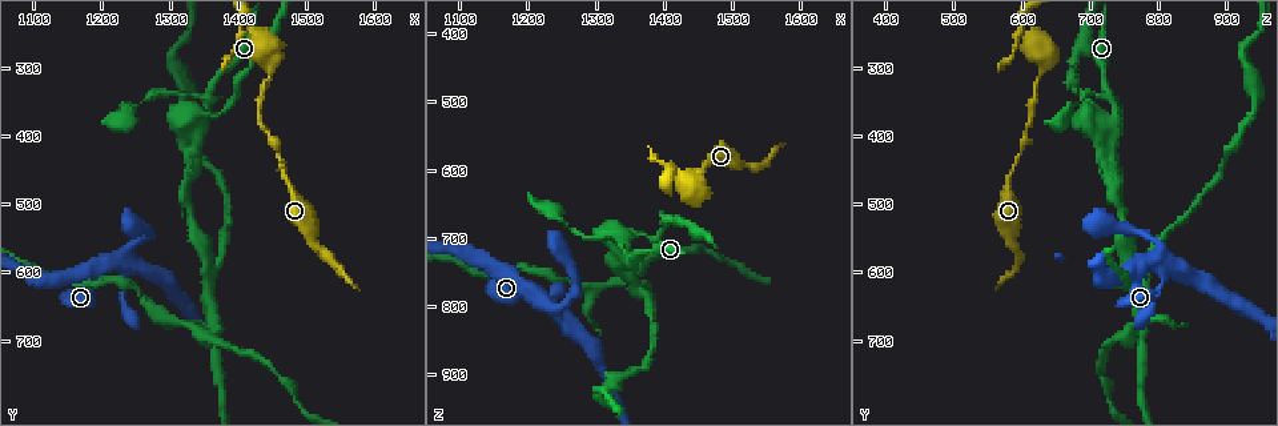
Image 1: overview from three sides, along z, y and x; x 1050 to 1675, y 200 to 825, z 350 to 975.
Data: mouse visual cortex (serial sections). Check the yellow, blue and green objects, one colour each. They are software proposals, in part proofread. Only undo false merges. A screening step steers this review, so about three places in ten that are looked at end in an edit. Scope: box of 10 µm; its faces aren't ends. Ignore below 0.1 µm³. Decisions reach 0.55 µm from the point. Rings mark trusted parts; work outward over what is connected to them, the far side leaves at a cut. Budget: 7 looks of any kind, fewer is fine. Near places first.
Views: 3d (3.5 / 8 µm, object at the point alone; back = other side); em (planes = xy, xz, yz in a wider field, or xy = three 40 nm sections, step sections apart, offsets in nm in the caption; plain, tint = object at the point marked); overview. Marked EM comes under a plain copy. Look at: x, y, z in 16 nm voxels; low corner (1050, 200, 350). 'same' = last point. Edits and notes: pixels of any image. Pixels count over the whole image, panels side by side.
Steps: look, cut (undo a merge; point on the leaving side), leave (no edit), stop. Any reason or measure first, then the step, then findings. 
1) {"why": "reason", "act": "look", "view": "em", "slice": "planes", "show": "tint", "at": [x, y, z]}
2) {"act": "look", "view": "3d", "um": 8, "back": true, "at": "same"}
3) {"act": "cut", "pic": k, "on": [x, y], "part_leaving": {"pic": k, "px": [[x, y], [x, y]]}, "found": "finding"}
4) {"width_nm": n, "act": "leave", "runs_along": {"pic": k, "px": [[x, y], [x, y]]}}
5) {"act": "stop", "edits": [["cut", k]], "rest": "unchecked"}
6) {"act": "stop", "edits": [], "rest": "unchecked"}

{"why": "three-way junction", "act": "look", "view": "em", "slice": "xy", "step": 5, "show": "tint", "at": [1225, 585, 800]}

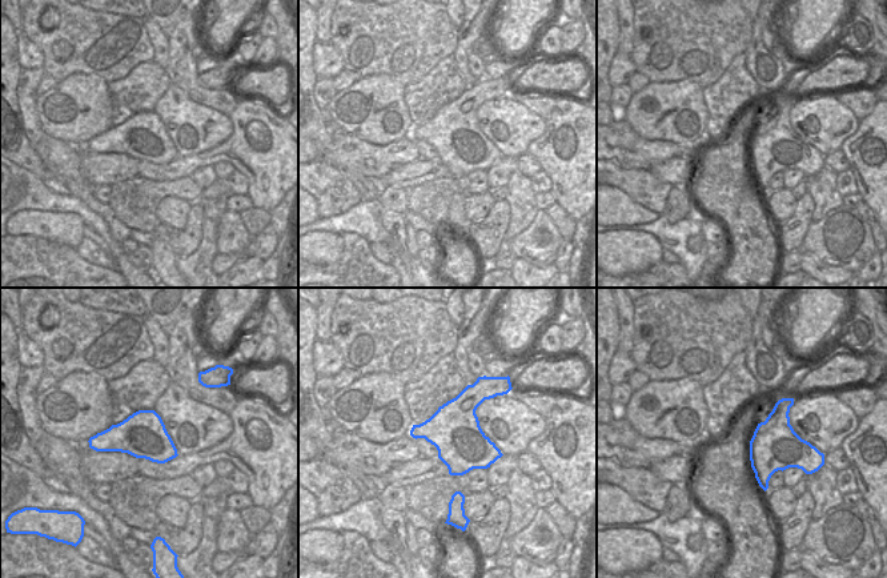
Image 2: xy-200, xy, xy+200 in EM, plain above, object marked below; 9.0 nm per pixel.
{"why": "wider look", "act": "look", "view": "3d", "um": 3.5, "at": "same"}

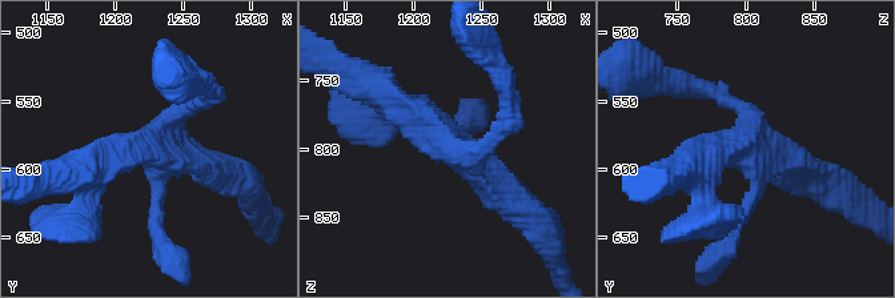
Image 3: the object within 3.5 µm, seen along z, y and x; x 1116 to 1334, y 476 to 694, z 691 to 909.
{"act": "leave", "runs_along": {"pic": 3, "px": [[386, 107], [420, 116], [513, 198]]}, "found": "all the same cell"}

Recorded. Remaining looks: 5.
{"why": "three-way junction", "act": "look", "view": "3d", "um": 3.5, "at": [1350, 385, 730]}

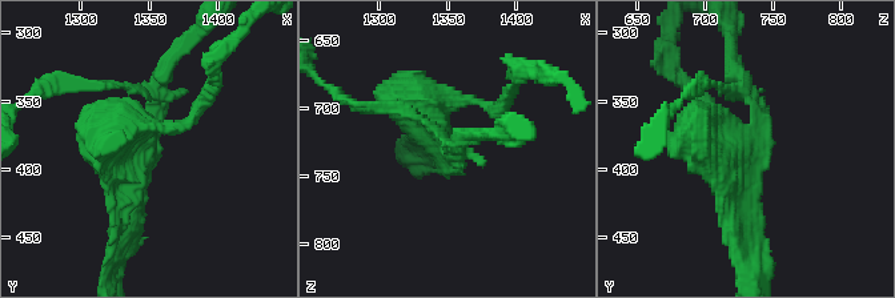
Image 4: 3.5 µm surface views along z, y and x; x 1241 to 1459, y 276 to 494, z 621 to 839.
{"why": "now the EM", "act": "look", "view": "em", "slice": "xy", "step": 1, "show": "tint", "at": [1346, 386, 732]}

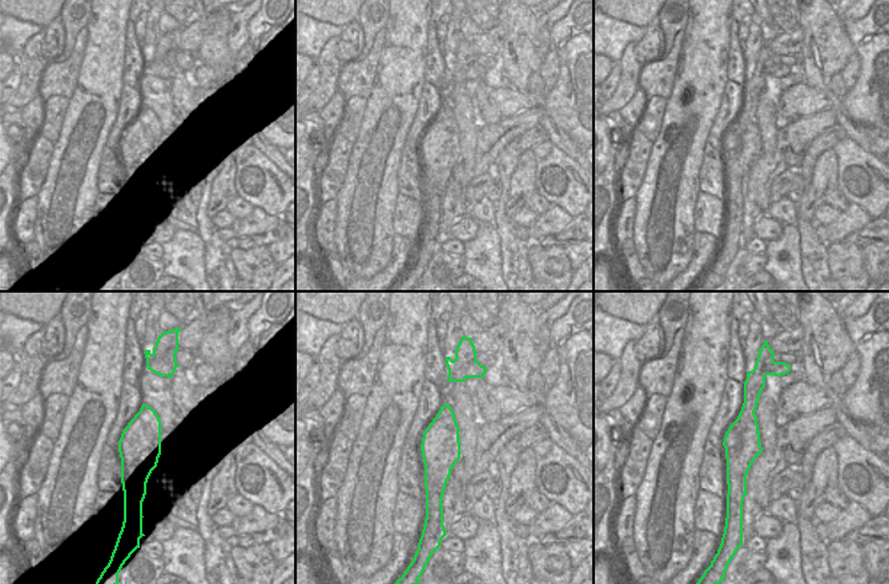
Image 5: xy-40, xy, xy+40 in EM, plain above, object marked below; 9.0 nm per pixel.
{"act": "look", "view": "em", "slice": "xy", "step": 5, "show": "tint", "at": "same"}

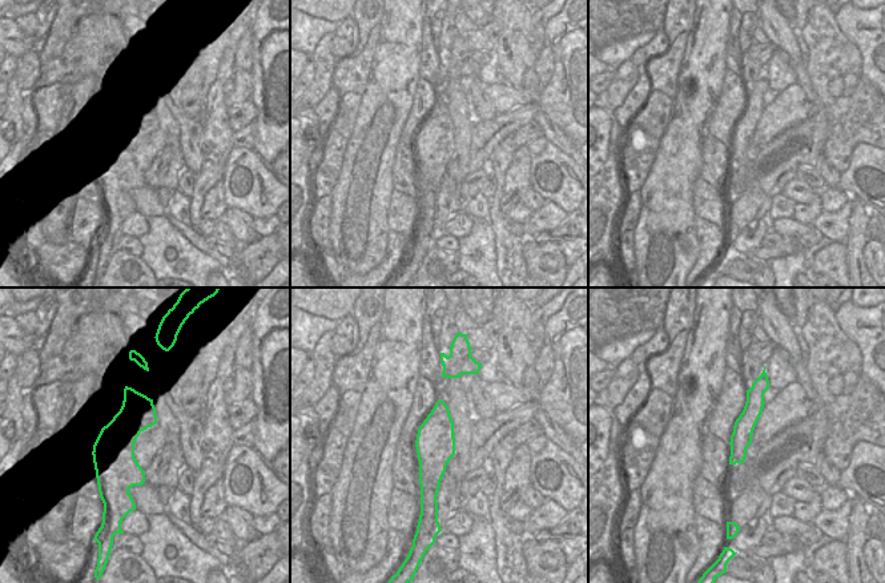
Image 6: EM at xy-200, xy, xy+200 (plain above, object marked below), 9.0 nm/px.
{"width_nm": 360, "act": "leave", "runs_along": {"pic": 4, "px": [[163, 75], [135, 234]]}, "found": "all the same cell"}

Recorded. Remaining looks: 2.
{"why": "side arm on a straight run", "act": "look", "view": "3d", "um": 3.5, "at": [1360, 590, 760]}

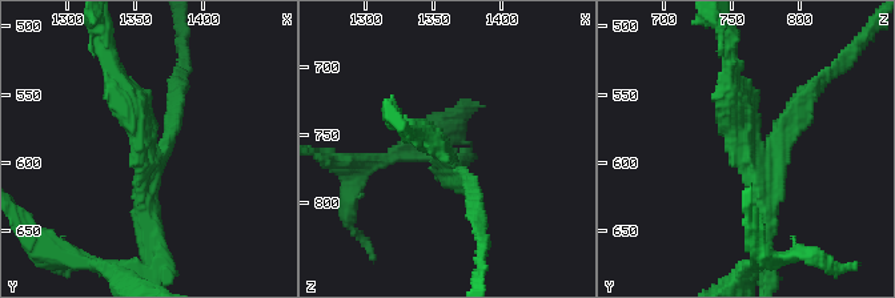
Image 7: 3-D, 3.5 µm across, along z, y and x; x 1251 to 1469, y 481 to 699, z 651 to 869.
{"act": "leave", "runs_along": {"pic": 7, "px": [[112, 65], [145, 143], [149, 224]]}, "found": "one cell here"}

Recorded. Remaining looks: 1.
{"act": "stop", "edits": [], "rest": "unchecked"}

